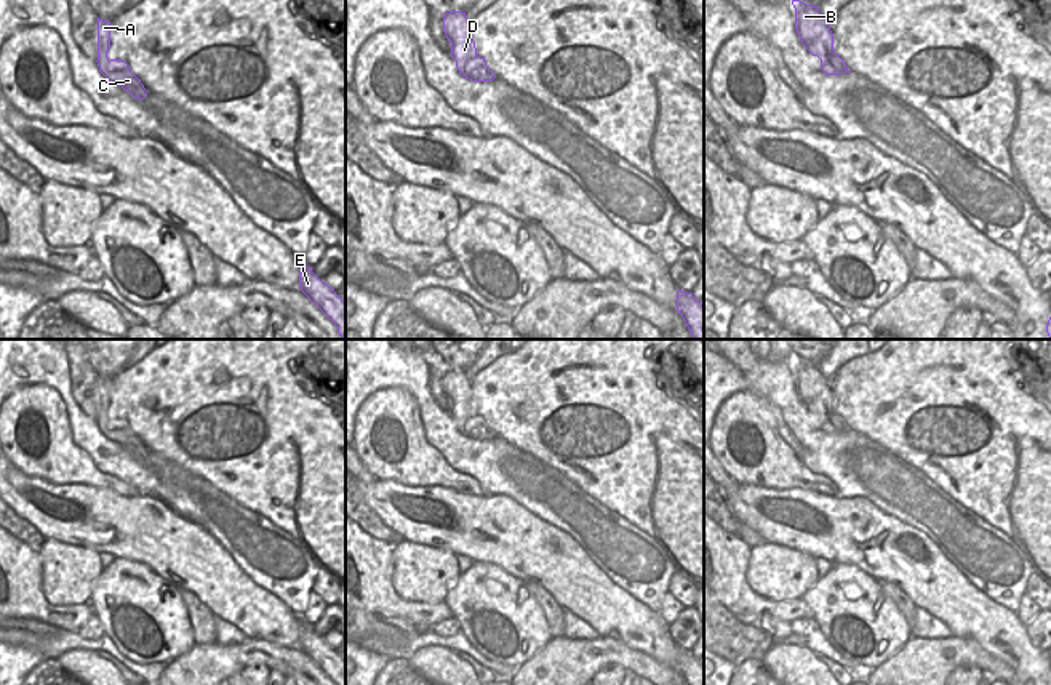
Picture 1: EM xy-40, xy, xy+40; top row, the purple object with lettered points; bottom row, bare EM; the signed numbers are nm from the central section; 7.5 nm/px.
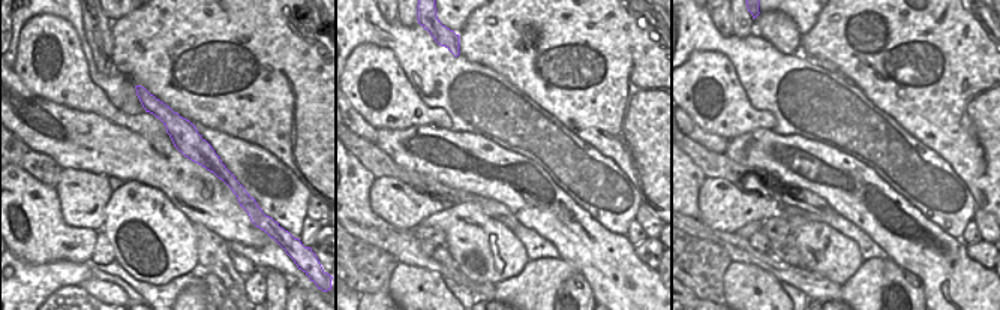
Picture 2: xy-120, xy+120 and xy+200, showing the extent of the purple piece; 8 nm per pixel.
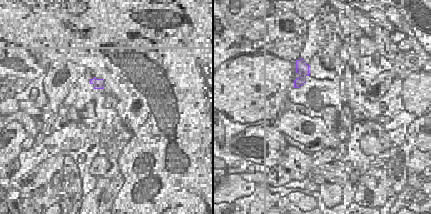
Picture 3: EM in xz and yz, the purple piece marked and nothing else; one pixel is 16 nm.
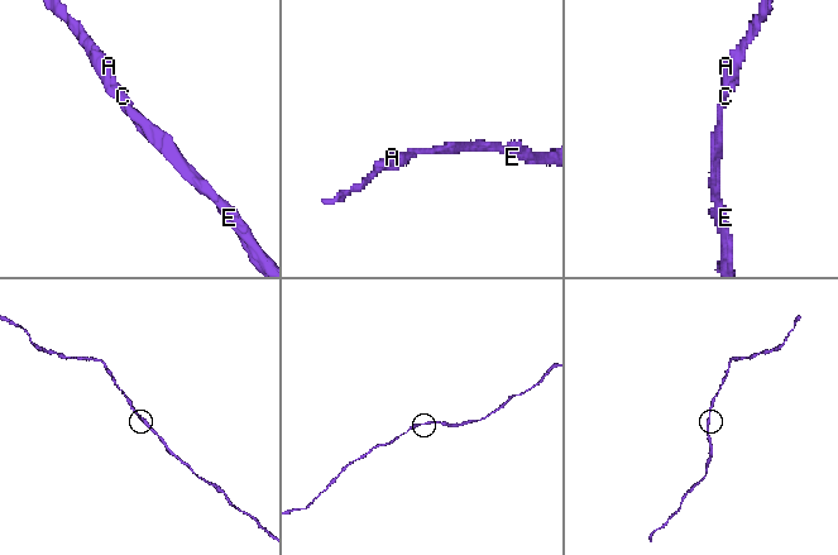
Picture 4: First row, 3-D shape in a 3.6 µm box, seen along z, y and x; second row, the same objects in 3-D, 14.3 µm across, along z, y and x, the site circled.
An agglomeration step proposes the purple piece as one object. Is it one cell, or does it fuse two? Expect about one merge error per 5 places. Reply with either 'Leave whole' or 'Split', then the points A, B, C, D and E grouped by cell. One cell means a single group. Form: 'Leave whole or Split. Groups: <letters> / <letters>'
Leave whole. Groups: A B C D E.

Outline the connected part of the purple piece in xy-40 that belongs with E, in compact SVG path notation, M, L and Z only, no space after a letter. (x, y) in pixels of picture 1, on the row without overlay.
M306 623L299 629L299 647L334 685L346 685L346 661Z

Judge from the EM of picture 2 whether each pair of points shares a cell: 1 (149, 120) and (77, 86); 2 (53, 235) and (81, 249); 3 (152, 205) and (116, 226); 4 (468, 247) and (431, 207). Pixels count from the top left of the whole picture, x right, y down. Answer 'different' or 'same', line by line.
1: same
2: same
3: same
4: different

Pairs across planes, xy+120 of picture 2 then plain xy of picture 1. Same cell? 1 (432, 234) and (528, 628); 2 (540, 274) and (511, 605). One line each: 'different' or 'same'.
1: different
2: different

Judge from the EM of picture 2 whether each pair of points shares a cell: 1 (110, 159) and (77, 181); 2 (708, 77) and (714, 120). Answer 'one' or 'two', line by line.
1: two
2: one

